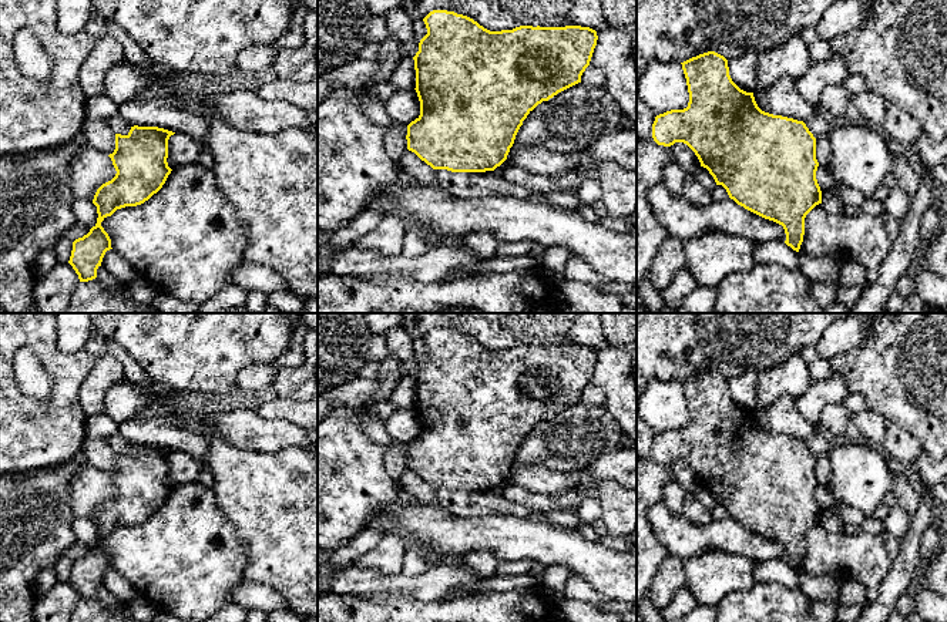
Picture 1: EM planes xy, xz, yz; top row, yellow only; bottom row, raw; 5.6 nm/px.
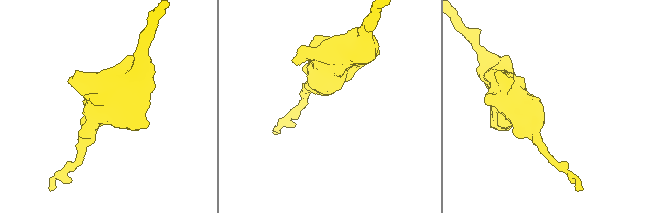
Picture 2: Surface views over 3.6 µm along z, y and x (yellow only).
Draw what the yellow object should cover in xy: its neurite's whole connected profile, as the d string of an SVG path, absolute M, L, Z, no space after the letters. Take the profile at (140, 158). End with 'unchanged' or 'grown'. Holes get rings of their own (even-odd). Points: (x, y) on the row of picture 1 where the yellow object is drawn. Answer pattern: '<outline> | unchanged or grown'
M131 127L127 135L115 134L115 149L108 157L117 171L115 176L103 184L93 199L97 206L97 223L87 235L73 242L73 251L68 263L78 275L80 282L88 282L97 278L97 269L103 258L111 248L111 239L101 226L101 222L111 216L117 209L137 206L148 201L165 184L171 168L168 167L168 139L175 132L158 127Z | unchanged

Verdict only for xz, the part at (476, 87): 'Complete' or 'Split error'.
Complete

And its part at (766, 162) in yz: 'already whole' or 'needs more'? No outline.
already whole

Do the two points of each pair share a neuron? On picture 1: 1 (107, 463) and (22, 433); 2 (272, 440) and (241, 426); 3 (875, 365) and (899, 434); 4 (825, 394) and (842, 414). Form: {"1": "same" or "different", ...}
{"1": "different", "2": "same", "3": "different", "4": "different"}

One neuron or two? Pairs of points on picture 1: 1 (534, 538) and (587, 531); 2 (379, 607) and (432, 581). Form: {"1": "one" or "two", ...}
{"1": "two", "2": "two"}

